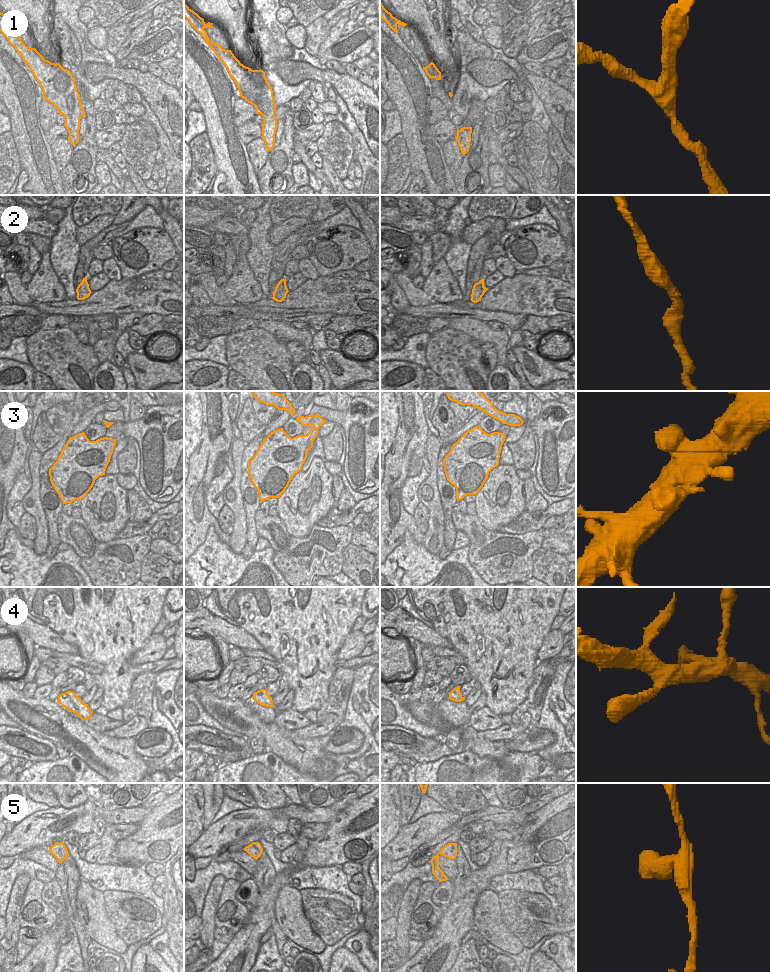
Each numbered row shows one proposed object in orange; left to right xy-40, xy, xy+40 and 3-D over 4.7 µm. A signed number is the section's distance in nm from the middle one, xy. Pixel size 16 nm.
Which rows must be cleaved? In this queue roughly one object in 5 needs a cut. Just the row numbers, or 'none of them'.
none of them

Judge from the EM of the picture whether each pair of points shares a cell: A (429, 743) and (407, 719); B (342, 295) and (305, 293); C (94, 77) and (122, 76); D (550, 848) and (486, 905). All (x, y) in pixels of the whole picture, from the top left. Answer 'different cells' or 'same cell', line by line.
A: different cells
B: same cell
C: same cell
D: different cells

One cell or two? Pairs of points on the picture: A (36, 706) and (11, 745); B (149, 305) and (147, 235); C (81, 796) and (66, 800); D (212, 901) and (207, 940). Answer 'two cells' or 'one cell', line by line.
A: two cells
B: two cells
C: one cell
D: one cell

